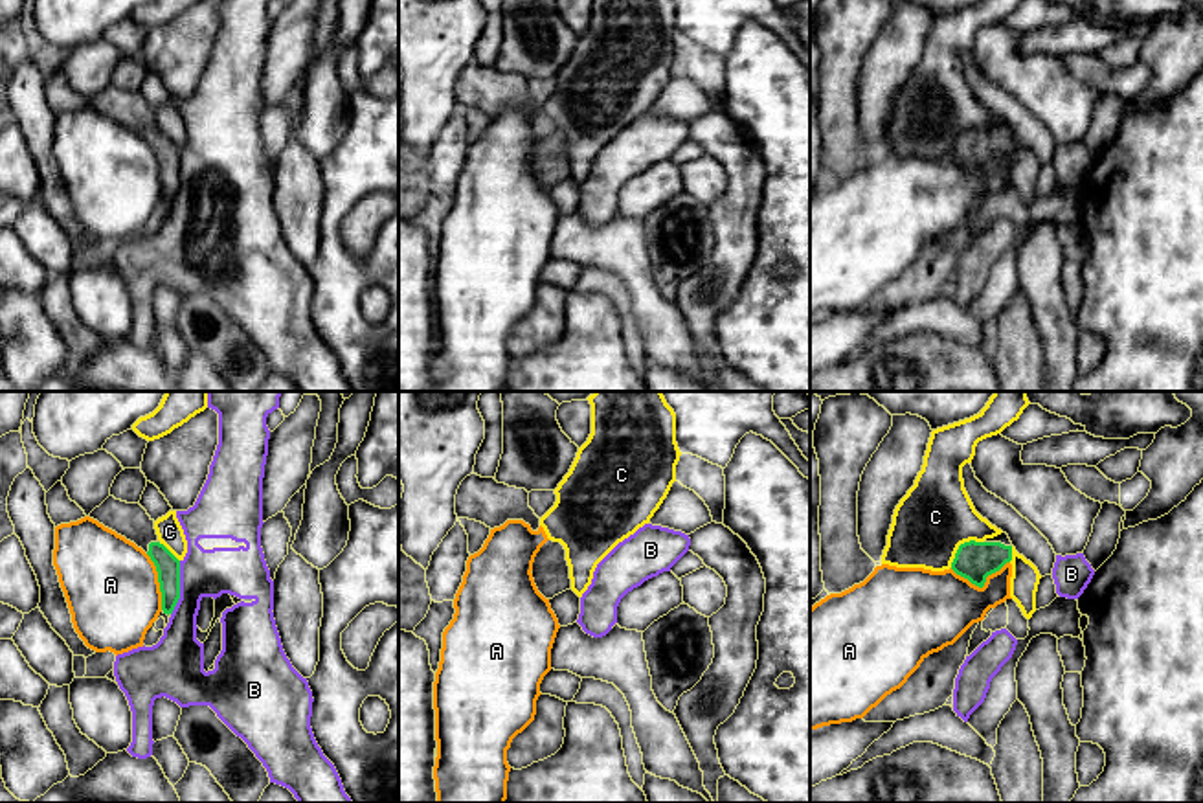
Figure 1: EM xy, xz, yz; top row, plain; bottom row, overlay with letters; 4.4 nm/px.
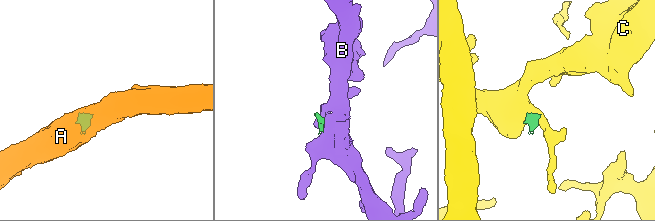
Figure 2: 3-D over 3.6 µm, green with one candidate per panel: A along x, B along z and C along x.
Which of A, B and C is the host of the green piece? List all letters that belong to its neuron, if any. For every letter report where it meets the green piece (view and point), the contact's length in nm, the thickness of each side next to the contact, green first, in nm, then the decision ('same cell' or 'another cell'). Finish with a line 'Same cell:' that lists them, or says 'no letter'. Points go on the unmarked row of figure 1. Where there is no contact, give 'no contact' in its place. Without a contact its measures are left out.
A: contact yz (981, 175); length 260 nm; calibres 170 and 340 nm; another cell
B: contact xy (179, 177); length 240 nm; calibres 110 and 200 nm; another cell
C: contact yz (961, 133); length 190 nm; calibres 170 and 320 nm; another cell
Same cell: no letter

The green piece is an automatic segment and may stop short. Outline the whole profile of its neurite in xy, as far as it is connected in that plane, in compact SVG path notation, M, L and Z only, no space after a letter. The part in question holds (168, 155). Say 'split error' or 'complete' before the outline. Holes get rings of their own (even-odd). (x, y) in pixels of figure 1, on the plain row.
split error; M108 85L90 101L105 116L141 136L156 154L163 202L173 202L180 187L180 149L158 129L154 108L140 92Z

